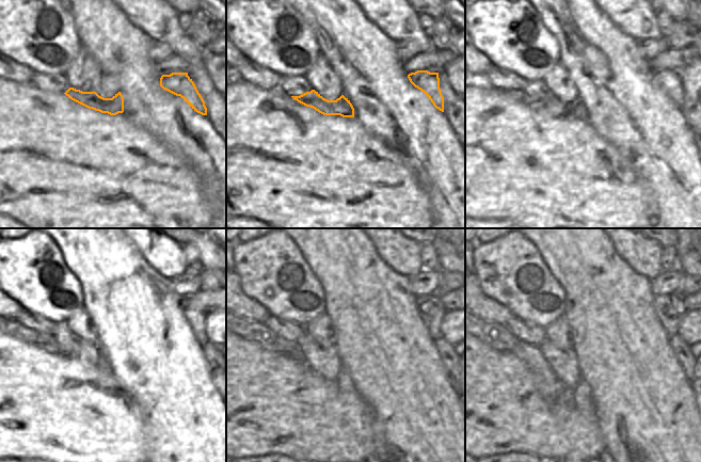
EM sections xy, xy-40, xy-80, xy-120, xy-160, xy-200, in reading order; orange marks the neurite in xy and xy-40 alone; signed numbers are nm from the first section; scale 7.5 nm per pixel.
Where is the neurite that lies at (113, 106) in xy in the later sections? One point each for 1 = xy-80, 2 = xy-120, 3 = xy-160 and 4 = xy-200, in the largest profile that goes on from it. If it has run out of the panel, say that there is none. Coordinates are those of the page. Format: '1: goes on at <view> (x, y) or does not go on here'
1: goes on at xy-80 (552, 106)
2: goes on at xy-120 (45, 341)
3: goes on at xy-160 (257, 332)
4: goes on at xy-200 (497, 336)

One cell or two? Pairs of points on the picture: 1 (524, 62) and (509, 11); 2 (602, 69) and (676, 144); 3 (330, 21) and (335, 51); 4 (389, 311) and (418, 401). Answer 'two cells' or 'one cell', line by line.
1: one cell
2: one cell
3: one cell
4: one cell

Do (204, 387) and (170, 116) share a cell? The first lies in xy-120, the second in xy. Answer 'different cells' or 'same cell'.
same cell

